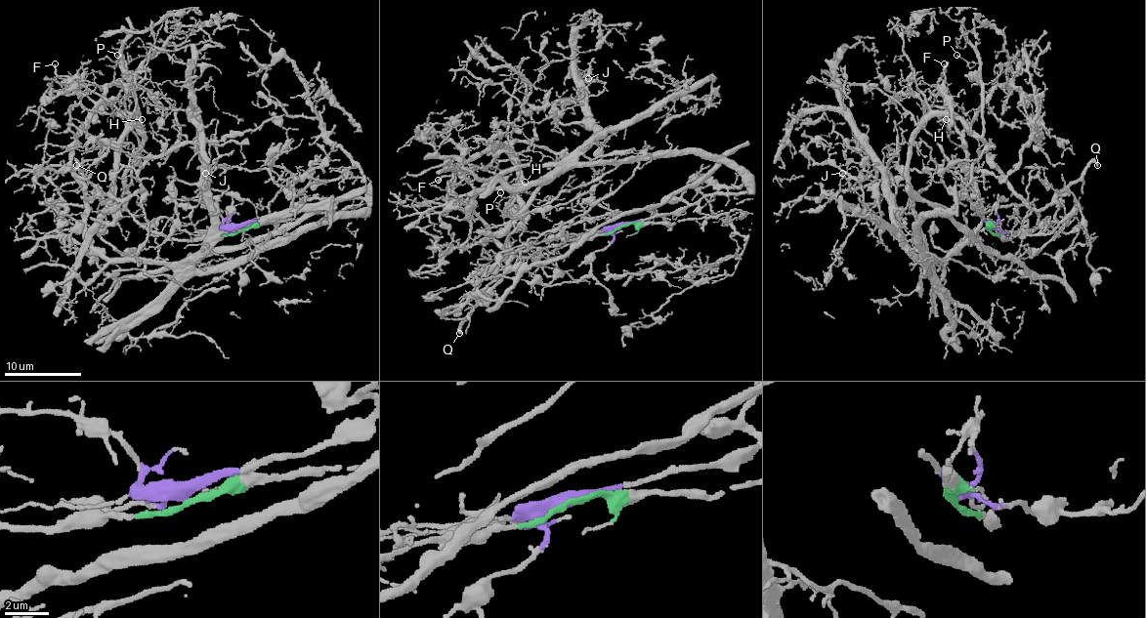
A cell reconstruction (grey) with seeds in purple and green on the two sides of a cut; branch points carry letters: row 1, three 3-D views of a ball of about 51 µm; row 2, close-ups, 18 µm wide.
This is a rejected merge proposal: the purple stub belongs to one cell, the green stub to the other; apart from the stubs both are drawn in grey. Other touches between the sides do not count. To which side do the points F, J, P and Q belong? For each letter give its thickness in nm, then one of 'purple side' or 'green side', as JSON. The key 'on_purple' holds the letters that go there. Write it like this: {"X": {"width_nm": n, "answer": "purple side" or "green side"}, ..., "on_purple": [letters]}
{"F": {"width_nm": 190, "answer": "green side"}, "J": {"width_nm": 130, "answer": "purple side"}, "P": {"width_nm": 110, "answer": "green side"}, "Q": {"width_nm": 260, "answer": "green side"}, "on_purple": ["J"]}

